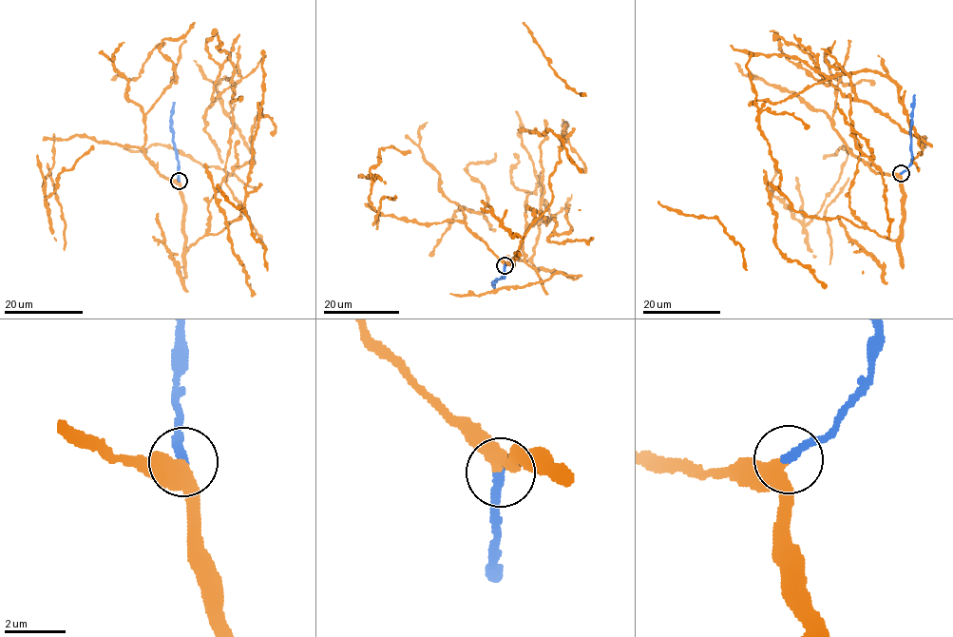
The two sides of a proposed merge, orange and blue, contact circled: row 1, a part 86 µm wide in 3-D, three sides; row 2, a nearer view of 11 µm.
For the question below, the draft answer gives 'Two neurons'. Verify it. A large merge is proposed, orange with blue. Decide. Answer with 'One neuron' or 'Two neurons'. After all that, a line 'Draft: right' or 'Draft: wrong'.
One neuron
Draft: wrong

